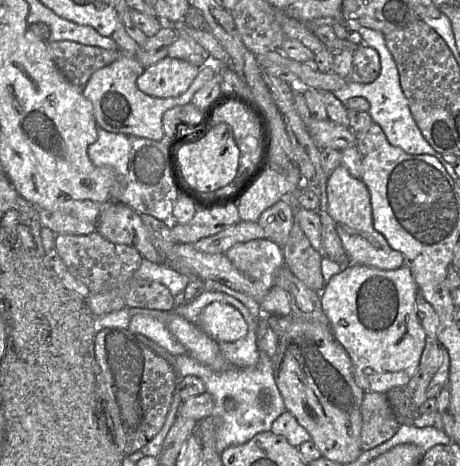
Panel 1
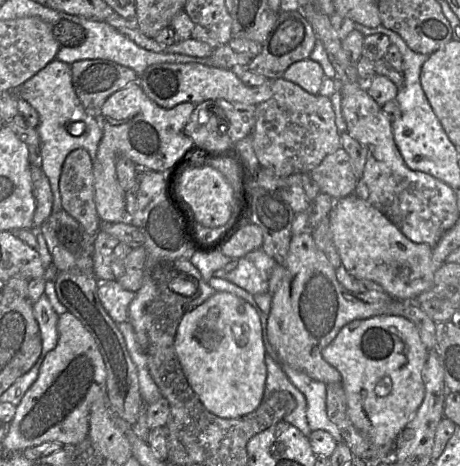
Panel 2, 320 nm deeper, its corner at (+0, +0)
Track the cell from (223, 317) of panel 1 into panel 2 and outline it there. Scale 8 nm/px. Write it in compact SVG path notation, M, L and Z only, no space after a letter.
M216 291L183 315L174 347L188 383L212 414L225 419L239 418L262 403L267 378L262 327L255 309L244 299Z

